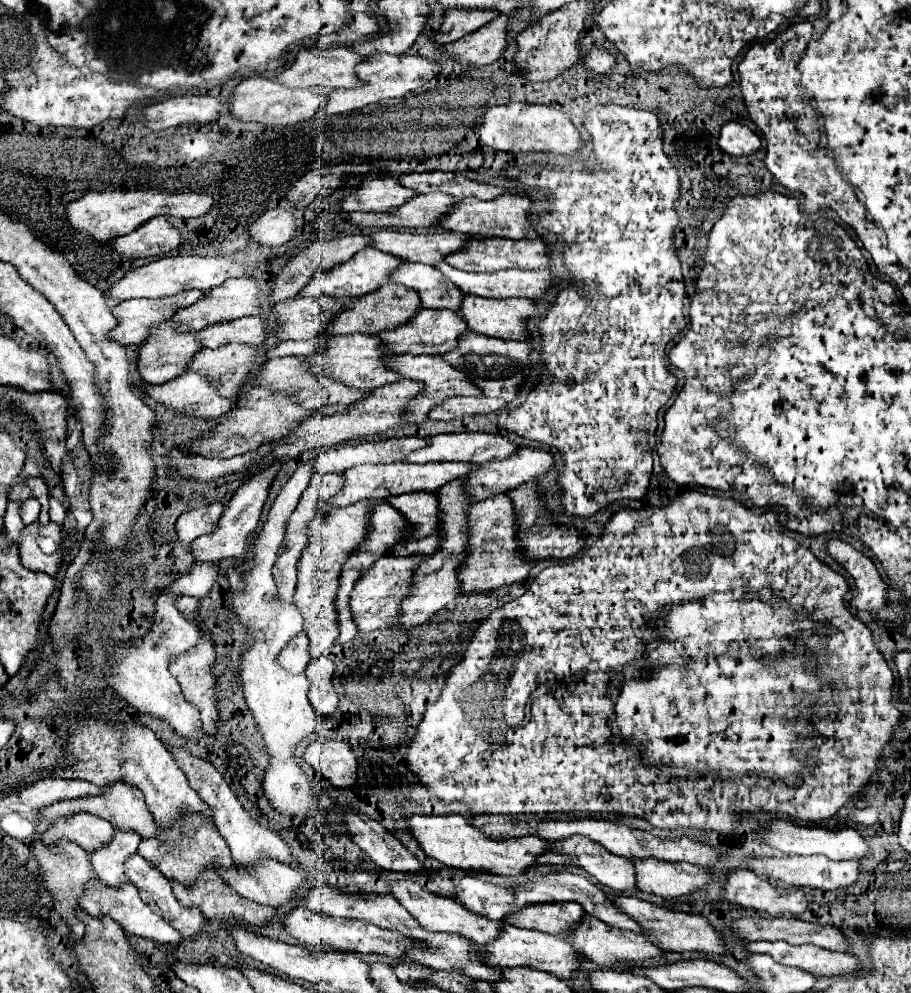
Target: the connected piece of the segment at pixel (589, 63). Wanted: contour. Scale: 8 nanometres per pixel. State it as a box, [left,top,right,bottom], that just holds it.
[583,48,615,74]

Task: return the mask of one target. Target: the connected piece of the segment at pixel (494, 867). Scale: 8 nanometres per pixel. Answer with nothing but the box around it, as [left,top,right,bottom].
[409,814,545,876]

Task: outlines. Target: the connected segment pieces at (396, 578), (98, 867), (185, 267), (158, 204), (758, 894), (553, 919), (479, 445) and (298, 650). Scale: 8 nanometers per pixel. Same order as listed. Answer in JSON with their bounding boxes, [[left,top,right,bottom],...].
[[349,556,425,632],[87,828,141,886],[105,256,245,300],[65,190,213,242],[723,868,807,916],[505,902,583,936],[407,432,517,462],[277,634,309,674]]

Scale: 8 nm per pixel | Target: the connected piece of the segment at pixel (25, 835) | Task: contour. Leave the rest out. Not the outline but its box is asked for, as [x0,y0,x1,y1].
[1,814,35,844]

